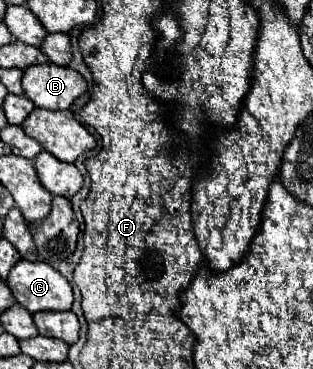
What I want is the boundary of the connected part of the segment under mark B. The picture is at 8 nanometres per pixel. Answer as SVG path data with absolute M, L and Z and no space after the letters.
M28 66L22 76L22 88L38 108L68 110L72 102L86 92L84 78L68 66Z

